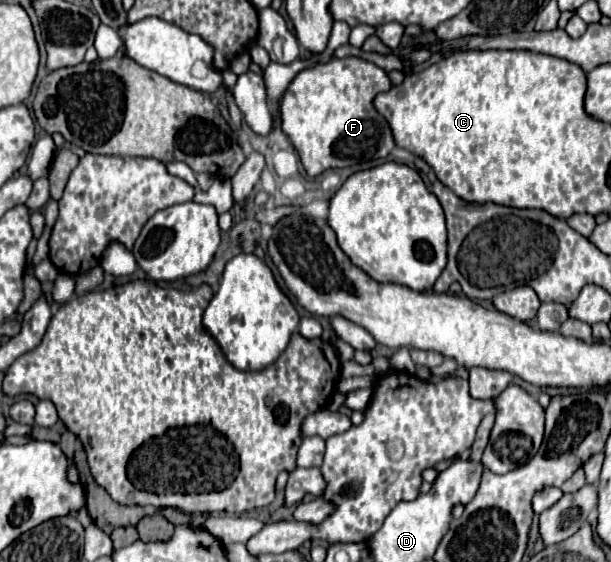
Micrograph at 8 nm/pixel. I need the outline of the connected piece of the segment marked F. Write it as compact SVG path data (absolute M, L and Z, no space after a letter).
M334 58L328 64L302 70L286 88L282 100L282 130L292 140L308 176L330 168L346 168L382 160L396 146L390 124L374 108L374 98L392 88L388 74L360 58Z

